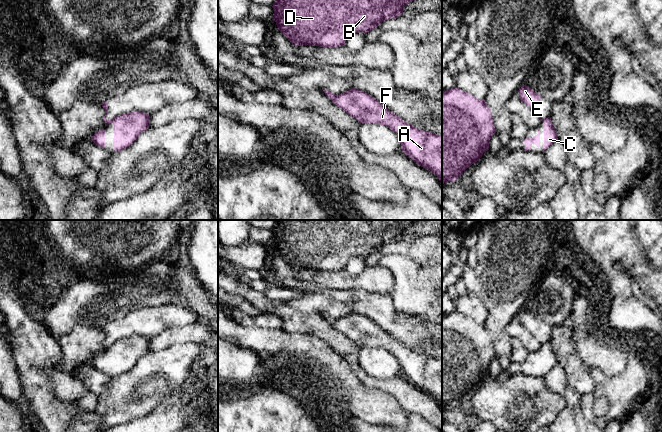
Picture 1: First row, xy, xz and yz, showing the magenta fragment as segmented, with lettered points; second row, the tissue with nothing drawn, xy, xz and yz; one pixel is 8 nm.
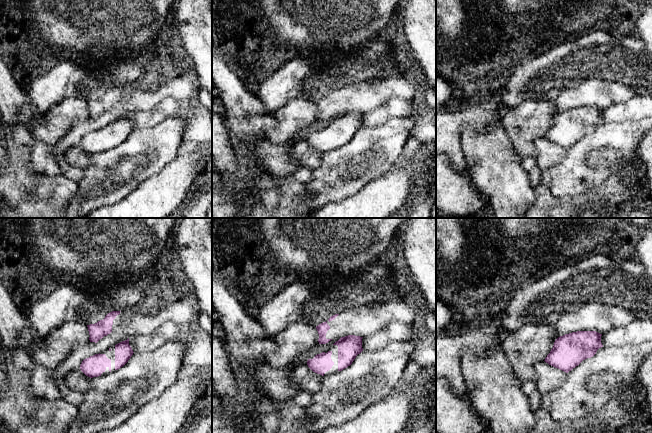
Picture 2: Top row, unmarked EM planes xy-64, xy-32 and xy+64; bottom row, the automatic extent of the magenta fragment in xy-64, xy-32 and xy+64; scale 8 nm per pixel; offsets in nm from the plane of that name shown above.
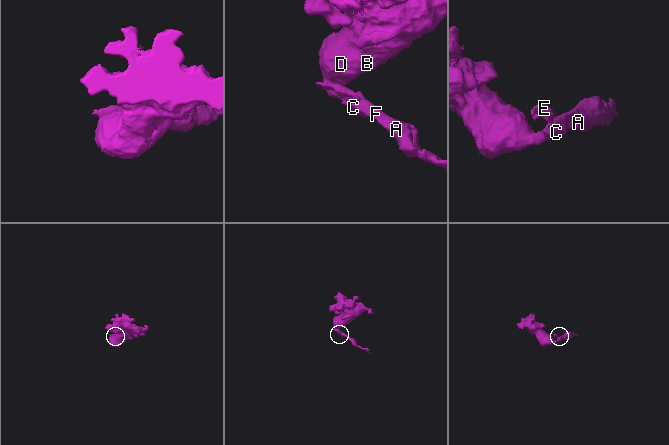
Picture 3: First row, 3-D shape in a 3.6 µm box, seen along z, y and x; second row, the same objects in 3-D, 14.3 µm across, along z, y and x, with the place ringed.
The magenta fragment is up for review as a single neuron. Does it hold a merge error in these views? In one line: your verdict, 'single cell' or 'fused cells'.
fused cells

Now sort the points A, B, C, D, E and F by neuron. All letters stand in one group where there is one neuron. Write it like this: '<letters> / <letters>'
A B C D F / E

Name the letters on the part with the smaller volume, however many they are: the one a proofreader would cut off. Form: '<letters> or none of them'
E

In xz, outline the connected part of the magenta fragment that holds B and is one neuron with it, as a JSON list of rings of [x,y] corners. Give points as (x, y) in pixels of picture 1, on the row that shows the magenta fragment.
[[[275,0],[273,20],[280,32],[296,47],[336,48],[357,32],[367,33],[382,22],[397,18],[413,0]]]

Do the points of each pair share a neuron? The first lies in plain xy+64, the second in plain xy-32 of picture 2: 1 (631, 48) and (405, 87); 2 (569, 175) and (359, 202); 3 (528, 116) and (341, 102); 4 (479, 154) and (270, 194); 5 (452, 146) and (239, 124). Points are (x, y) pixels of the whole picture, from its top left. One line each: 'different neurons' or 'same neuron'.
1: different neurons
2: different neurons
3: different neurons
4: same neuron
5: different neurons

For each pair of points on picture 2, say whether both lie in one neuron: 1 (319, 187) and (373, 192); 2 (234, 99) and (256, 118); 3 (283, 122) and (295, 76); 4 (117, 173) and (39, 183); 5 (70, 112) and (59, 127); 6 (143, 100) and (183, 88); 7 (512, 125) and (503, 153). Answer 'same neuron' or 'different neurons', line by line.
1: different neurons
2: same neuron
3: different neurons
4: different neurons
5: same neuron
6: same neuron
7: different neurons

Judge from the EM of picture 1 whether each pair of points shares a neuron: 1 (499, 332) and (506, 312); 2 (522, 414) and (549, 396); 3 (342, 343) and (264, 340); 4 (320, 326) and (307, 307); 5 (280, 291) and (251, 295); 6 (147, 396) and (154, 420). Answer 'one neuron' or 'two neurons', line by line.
1: one neuron
2: one neuron
3: two neurons
4: two neurons
5: two neurons
6: two neurons

